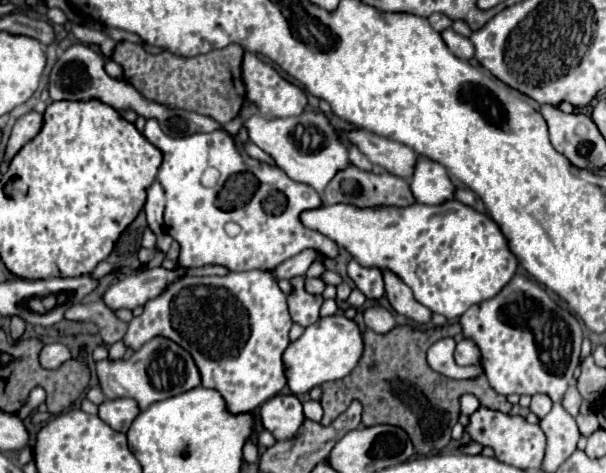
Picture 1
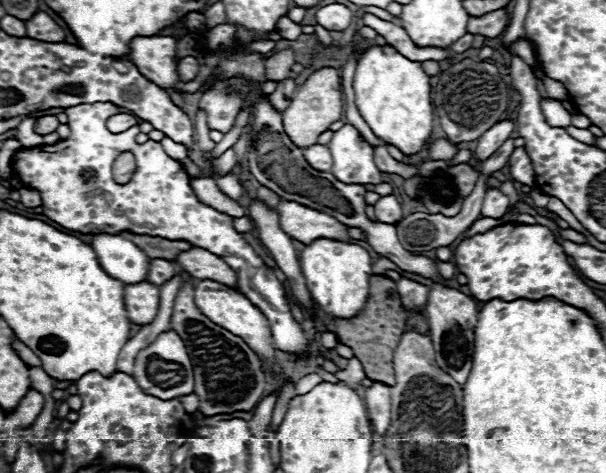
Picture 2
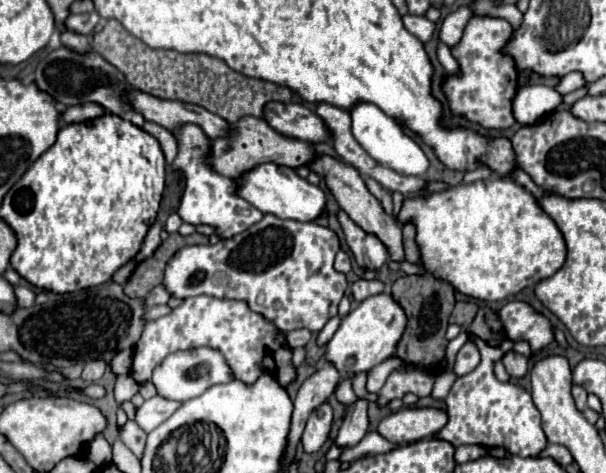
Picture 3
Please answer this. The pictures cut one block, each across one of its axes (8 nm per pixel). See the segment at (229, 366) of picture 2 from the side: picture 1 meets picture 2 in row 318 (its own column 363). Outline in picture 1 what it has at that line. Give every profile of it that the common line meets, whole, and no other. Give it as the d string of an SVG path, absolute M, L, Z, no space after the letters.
M350 166L344 172L338 172L324 192L324 204L350 204L356 208L380 208L380 206L404 208L404 206L410 206L414 202L416 202L416 198L410 190L408 180L394 176L390 172L384 172L384 174L362 172L356 166Z

